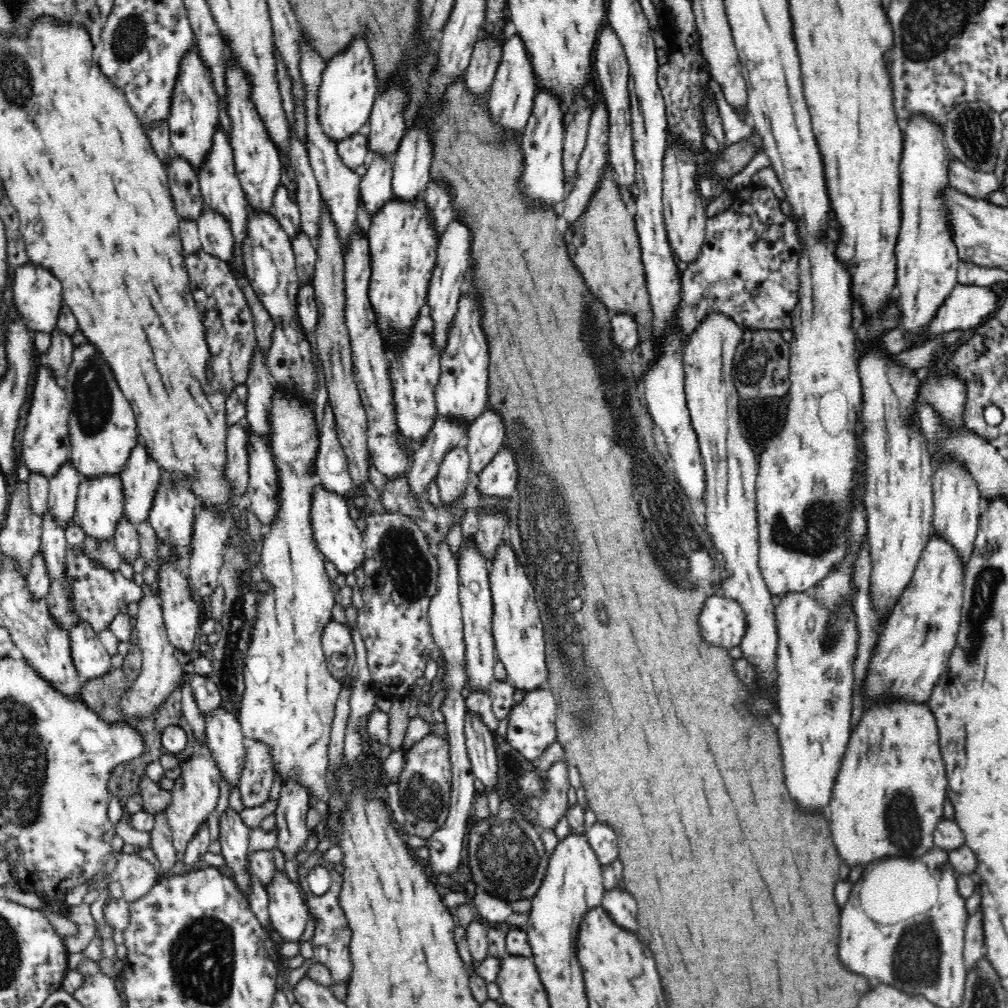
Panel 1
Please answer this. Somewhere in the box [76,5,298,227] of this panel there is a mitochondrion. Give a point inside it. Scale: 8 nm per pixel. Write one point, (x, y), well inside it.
(130, 36)

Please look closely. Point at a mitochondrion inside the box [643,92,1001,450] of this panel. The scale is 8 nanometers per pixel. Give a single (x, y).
(973, 128)

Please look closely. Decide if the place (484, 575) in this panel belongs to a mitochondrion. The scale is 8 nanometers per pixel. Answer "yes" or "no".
no

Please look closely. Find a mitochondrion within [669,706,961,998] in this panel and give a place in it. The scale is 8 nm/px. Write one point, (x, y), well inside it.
(917, 959)

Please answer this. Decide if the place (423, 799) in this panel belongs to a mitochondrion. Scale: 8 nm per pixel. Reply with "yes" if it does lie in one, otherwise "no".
yes

